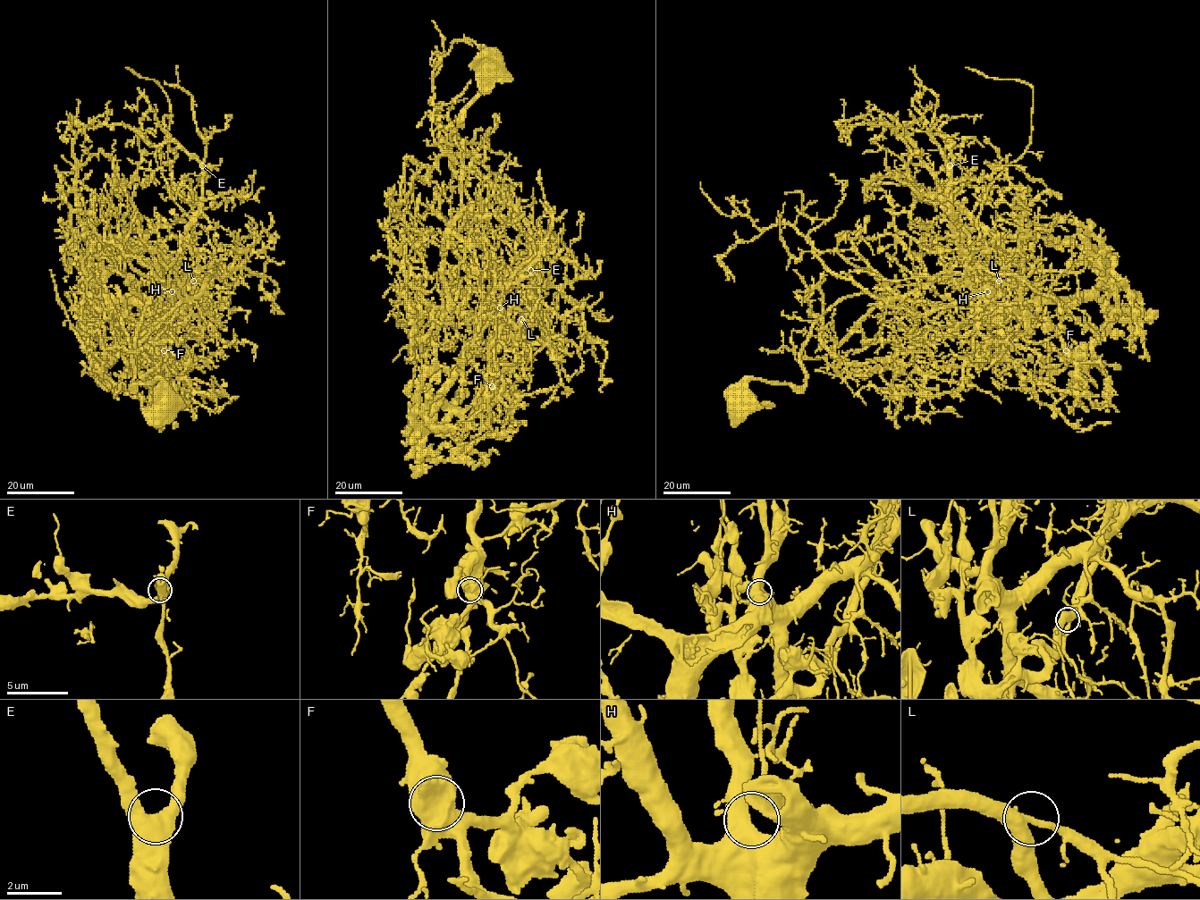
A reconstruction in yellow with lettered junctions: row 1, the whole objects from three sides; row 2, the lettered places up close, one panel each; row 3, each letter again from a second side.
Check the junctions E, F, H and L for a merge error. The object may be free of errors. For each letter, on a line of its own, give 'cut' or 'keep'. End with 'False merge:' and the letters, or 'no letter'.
E: keep
F: cut
H: keep
L: keep
False merge: F

